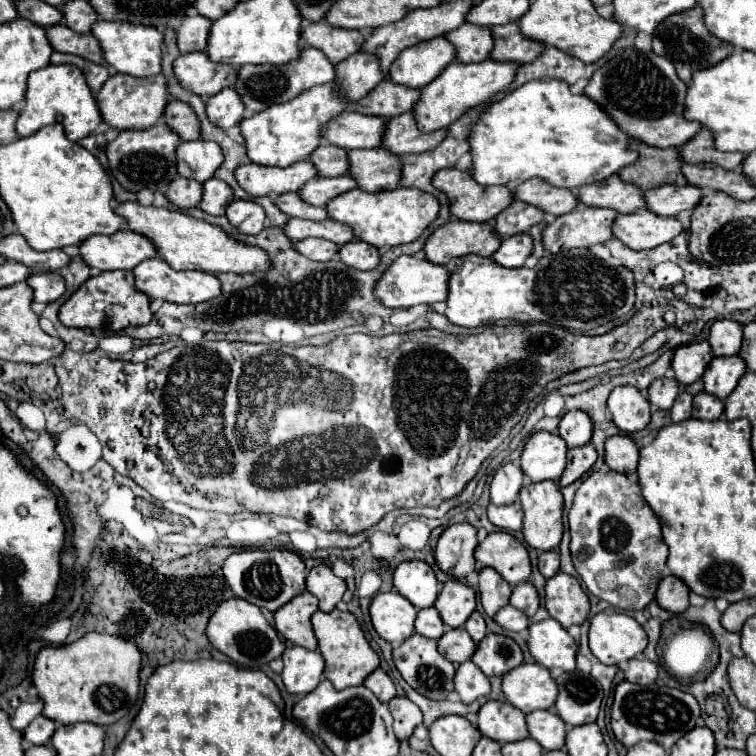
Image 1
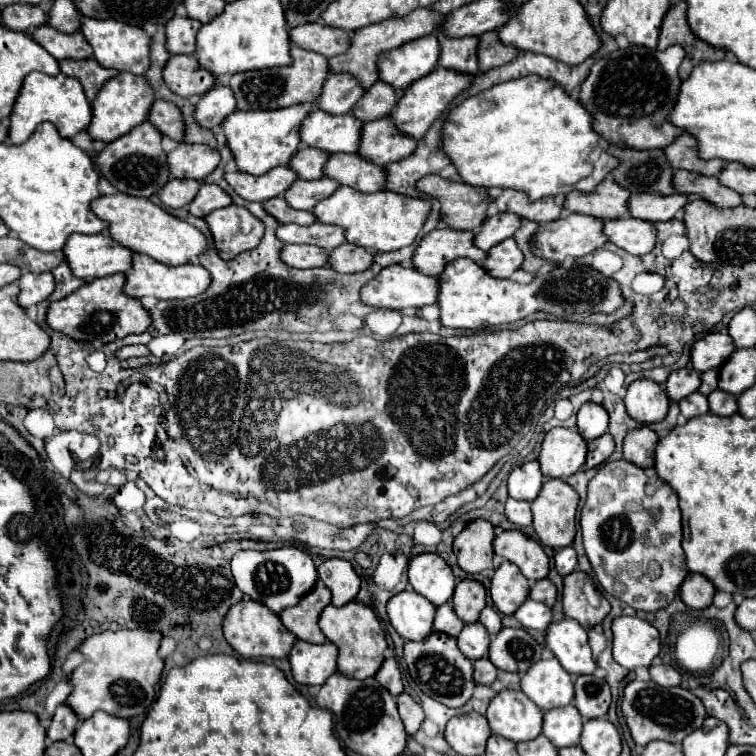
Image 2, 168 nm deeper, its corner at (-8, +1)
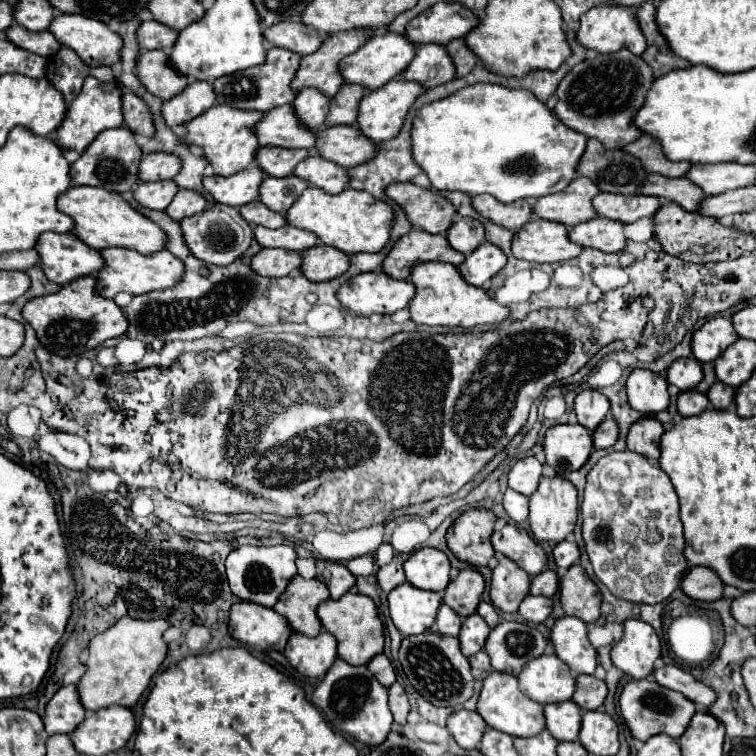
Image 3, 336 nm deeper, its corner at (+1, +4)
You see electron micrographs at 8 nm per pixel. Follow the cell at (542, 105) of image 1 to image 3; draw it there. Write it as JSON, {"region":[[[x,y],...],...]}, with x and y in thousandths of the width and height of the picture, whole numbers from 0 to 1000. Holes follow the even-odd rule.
{"region":[[[649,110],[620,112],[589,131],[560,139],[546,157],[544,181],[546,208],[570,237],[573,250],[612,253],[620,258],[647,255],[663,269],[745,253],[763,234],[763,218],[776,194],[776,181],[755,173],[702,120]]]}

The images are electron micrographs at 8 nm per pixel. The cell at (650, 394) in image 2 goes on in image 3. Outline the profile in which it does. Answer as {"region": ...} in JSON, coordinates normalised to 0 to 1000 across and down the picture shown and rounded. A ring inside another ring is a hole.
{"region":[[[837,488],[829,499],[829,528],[835,541],[851,549],[866,549],[882,541],[885,520],[880,499],[856,488]]]}

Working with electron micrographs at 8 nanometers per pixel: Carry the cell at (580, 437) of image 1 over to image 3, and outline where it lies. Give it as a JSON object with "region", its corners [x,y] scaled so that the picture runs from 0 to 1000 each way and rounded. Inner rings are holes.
{"region":[[[774,515],[761,525],[761,549],[763,557],[776,565],[779,570],[787,570],[787,565],[800,554],[806,546],[806,533],[803,525],[795,522],[792,517]]]}

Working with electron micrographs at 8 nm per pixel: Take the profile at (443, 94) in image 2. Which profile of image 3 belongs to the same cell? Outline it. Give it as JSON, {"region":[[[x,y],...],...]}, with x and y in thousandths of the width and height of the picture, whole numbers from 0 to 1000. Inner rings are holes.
{"region":[[[517,104],[512,112],[507,112],[504,118],[496,118],[491,120],[488,126],[480,128],[478,139],[475,139],[475,155],[472,155],[472,165],[475,171],[496,189],[504,189],[504,187],[512,187],[512,184],[520,184],[522,179],[528,179],[533,163],[536,163],[536,155],[544,144],[544,139],[552,134],[552,128],[557,128],[562,123],[560,112],[554,110],[546,110],[546,107],[538,107],[538,104]]]}

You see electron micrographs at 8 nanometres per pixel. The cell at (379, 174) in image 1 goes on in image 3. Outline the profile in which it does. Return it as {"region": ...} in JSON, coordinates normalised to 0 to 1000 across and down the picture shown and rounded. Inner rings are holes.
{"region":[[[411,205],[390,221],[390,231],[406,237],[414,247],[425,247],[433,255],[451,255],[459,250],[459,224],[427,210],[425,205]]]}

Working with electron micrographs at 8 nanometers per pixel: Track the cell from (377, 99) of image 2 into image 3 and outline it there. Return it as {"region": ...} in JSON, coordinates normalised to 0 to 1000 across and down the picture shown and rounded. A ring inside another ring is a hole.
{"region":[[[464,110],[454,112],[438,134],[438,144],[435,144],[435,152],[430,157],[430,165],[433,168],[467,165],[472,144],[475,144],[475,131],[480,131],[483,123],[485,120],[475,112],[464,112]]]}

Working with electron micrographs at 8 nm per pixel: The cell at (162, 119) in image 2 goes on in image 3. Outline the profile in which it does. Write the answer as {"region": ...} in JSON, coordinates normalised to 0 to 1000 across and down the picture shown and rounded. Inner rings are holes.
{"region":[[[163,120],[163,155],[176,176],[187,176],[194,181],[205,179],[205,165],[200,160],[194,136],[189,136],[189,131],[184,131],[181,126],[173,126],[173,120]]]}

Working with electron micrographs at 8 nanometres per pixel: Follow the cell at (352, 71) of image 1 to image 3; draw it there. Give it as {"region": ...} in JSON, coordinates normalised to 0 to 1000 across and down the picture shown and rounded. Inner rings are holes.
{"region":[[[406,115],[406,120],[396,120],[393,131],[388,134],[388,142],[390,142],[396,157],[411,173],[422,173],[433,155],[435,136],[438,136],[438,128],[422,126],[422,120],[417,120],[417,115]]]}

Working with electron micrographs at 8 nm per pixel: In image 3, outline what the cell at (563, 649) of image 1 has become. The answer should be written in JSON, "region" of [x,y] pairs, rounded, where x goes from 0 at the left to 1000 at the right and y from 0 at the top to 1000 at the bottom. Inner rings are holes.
{"region":[[[742,816],[734,821],[726,848],[734,856],[734,866],[750,877],[761,890],[782,893],[790,882],[790,861],[776,848],[776,829],[763,816]]]}

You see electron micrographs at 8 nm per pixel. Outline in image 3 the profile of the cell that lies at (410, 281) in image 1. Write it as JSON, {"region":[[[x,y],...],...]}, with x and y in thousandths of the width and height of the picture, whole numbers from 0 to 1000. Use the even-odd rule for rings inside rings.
{"region":[[[507,358],[470,364],[446,385],[446,396],[456,409],[483,419],[493,414],[515,417],[536,409],[544,390],[549,390],[549,377],[544,372],[525,372]]]}

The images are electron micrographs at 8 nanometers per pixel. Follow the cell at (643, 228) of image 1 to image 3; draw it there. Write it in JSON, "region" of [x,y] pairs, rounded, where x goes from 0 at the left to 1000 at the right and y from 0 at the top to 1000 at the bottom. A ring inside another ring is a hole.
{"region":[[[787,287],[782,292],[755,300],[753,316],[771,327],[787,327],[800,335],[821,335],[829,321],[824,300],[827,295],[813,295],[811,290]]]}

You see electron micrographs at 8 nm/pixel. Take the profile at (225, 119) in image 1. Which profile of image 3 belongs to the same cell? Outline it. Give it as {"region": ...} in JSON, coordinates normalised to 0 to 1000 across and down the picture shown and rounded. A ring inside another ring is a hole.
{"region":[[[255,107],[237,126],[231,126],[231,131],[218,134],[216,155],[224,168],[242,165],[247,163],[247,157],[258,157],[258,152],[266,152],[282,139],[284,139],[284,120],[279,120],[279,112]]]}

